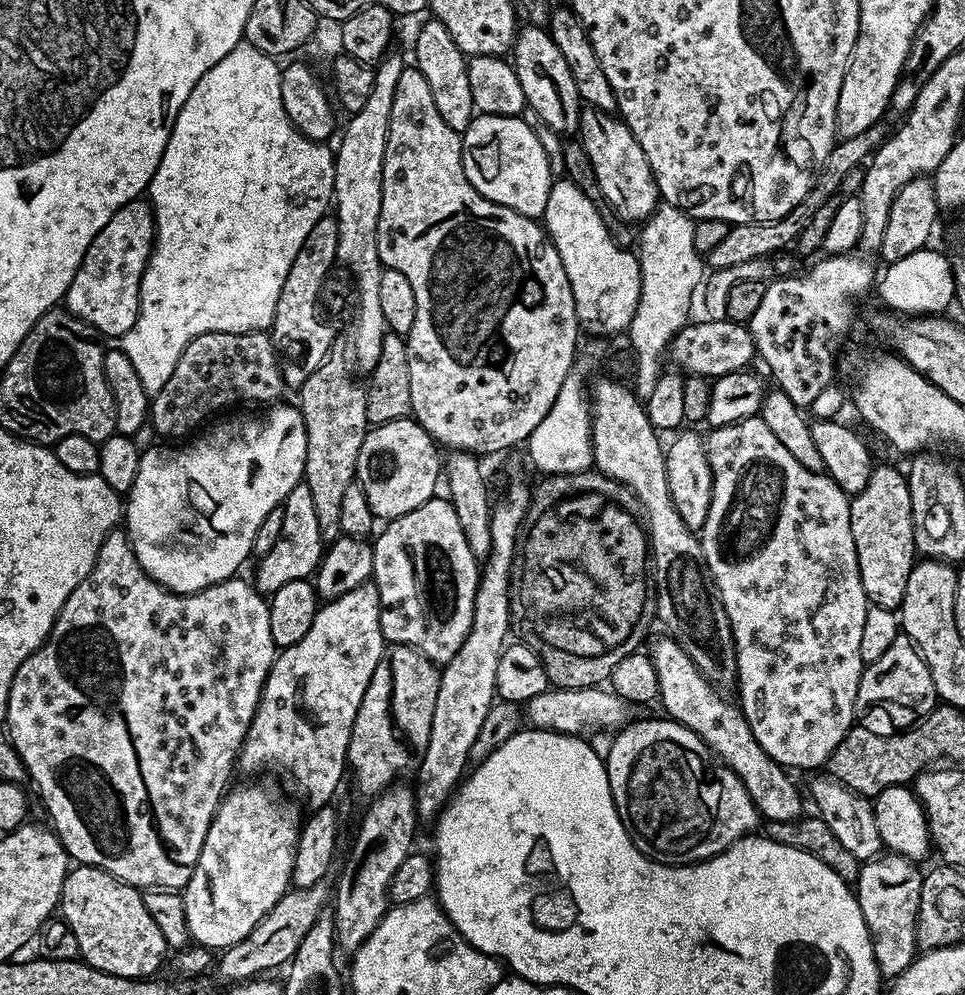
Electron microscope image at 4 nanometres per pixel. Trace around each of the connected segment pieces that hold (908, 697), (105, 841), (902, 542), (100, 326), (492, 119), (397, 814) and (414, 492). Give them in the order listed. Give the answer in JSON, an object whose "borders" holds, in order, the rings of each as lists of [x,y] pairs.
{"borders":[[[[898,635],[893,644],[878,658],[878,662],[867,665],[858,682],[857,705],[893,704],[896,708],[909,708],[917,712],[917,717],[923,718],[937,707],[938,697],[934,678],[930,678],[930,666],[920,656],[919,650],[909,636]]],[[[114,530],[102,542],[90,574],[86,574],[86,578],[74,586],[74,594],[66,598],[44,645],[34,650],[34,654],[30,654],[22,666],[18,666],[8,695],[6,735],[16,747],[20,761],[24,763],[25,773],[30,780],[32,776],[36,783],[44,799],[44,808],[52,819],[51,827],[73,861],[84,866],[102,868],[116,879],[141,890],[182,890],[190,882],[198,854],[202,850],[202,842],[206,838],[206,830],[229,787],[232,768],[234,772],[248,727],[260,705],[264,683],[278,655],[274,634],[270,634],[268,600],[261,595],[255,583],[248,581],[247,584],[240,579],[223,580],[203,588],[201,592],[169,592],[157,580],[150,578],[146,570],[142,570],[132,544],[128,541],[127,531]]],[[[877,463],[870,474],[870,482],[866,482],[866,490],[851,497],[848,509],[850,510],[850,534],[854,534],[858,570],[862,574],[862,590],[866,590],[869,605],[877,608],[899,609],[906,594],[906,582],[910,582],[910,570],[918,560],[907,475],[903,471],[899,472],[898,469],[891,468],[888,464]]],[[[137,198],[122,206],[90,242],[66,297],[67,311],[96,329],[101,337],[119,338],[130,330],[140,311],[140,279],[156,242],[156,220],[147,199]]],[[[473,115],[462,134],[462,158],[466,178],[470,178],[478,194],[523,216],[543,217],[554,177],[539,138],[523,118]]],[[[397,782],[391,788],[385,788],[379,796],[371,797],[368,809],[364,812],[364,817],[360,820],[360,829],[356,832],[356,841],[352,844],[352,849],[348,852],[348,861],[344,864],[344,869],[340,872],[340,881],[334,884],[334,919],[336,922],[336,942],[341,953],[355,954],[370,938],[370,934],[378,926],[378,922],[384,917],[385,912],[390,907],[390,897],[388,888],[392,885],[394,874],[402,862],[406,862],[409,852],[413,851],[412,839],[416,836],[416,824],[418,817],[416,814],[416,793],[411,787],[408,788],[404,782]]],[[[415,419],[395,420],[385,424],[369,427],[366,438],[362,442],[362,450],[358,450],[358,466],[355,483],[362,486],[366,494],[366,502],[370,502],[373,517],[381,521],[397,520],[402,514],[410,514],[410,510],[418,510],[437,495],[436,483],[442,480],[442,452],[432,435],[416,423]]]]}

